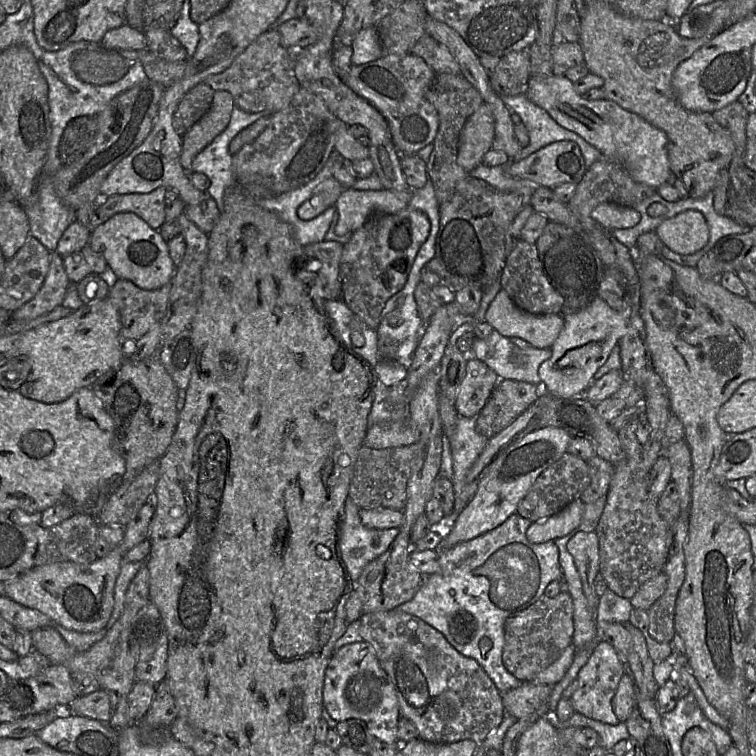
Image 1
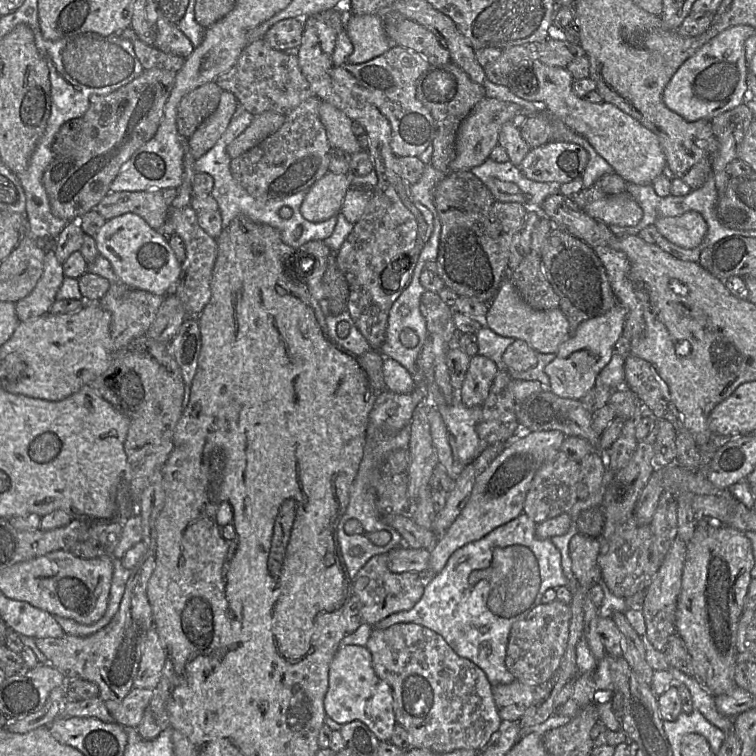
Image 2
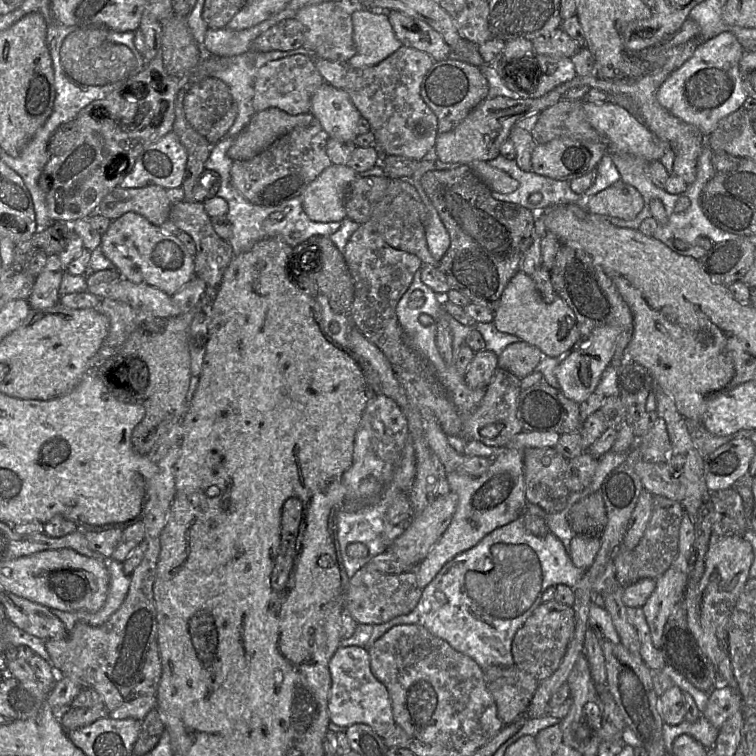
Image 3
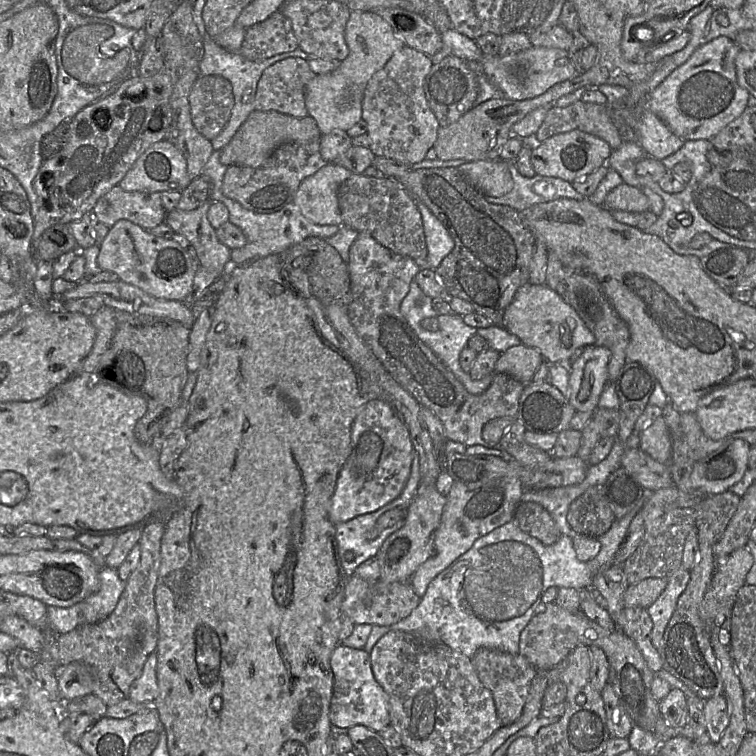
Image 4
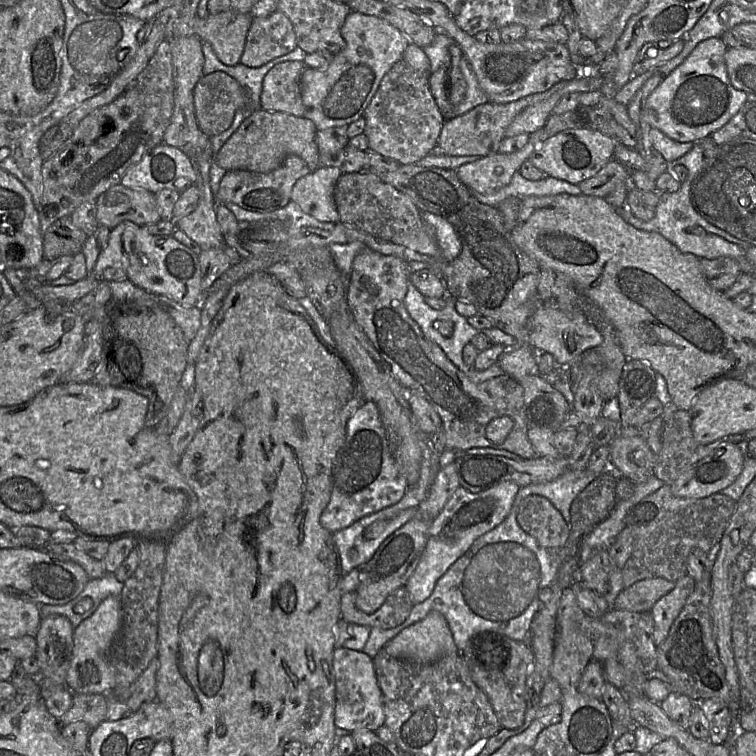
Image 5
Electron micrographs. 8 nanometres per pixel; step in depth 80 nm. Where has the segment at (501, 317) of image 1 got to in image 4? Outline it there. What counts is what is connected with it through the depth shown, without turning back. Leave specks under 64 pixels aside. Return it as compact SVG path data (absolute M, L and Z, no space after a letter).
M545 284L522 285L504 312L502 327L516 335L522 344L538 350L550 364L566 363L578 348L594 345L596 341L575 309Z

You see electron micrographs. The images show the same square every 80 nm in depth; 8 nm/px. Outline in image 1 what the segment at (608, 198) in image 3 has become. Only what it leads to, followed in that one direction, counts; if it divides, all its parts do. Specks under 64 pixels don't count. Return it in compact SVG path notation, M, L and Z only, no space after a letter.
M601 203L596 206L591 216L608 230L631 228L640 221L640 213L635 209L616 203Z

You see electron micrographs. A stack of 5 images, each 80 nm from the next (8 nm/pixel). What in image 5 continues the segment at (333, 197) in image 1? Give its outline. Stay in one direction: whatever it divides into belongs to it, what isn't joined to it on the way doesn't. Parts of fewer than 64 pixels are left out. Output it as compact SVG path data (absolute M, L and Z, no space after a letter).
M320 166L296 181L290 200L318 221L338 223L333 191L342 174L337 167Z

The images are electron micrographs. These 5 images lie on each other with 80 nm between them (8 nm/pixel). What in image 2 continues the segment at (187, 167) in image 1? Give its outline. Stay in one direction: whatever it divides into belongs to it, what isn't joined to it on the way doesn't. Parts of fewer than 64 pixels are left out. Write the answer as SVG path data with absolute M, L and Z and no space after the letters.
M223 91L217 109L185 140L195 160L209 151L227 130L239 103L235 95Z

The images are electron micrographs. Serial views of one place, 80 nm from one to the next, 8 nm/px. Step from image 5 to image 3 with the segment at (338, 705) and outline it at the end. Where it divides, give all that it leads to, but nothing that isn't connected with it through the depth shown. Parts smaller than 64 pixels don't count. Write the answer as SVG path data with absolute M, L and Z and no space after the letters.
M339 647L329 662L331 690L328 701L330 721L349 727L355 723L369 725L383 739L394 729L392 703L386 686L372 673L367 647Z

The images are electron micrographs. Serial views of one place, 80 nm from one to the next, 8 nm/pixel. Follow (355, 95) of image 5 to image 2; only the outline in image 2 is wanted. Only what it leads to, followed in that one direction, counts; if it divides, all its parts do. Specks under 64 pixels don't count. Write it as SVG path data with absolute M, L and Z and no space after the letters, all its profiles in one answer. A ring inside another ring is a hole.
M348 14L345 29L353 45L353 52L348 58L350 64L368 62L394 45L387 36L383 19L379 14ZM322 101L319 114L332 148L338 148L350 155L363 150L352 131L353 121L345 113Z

